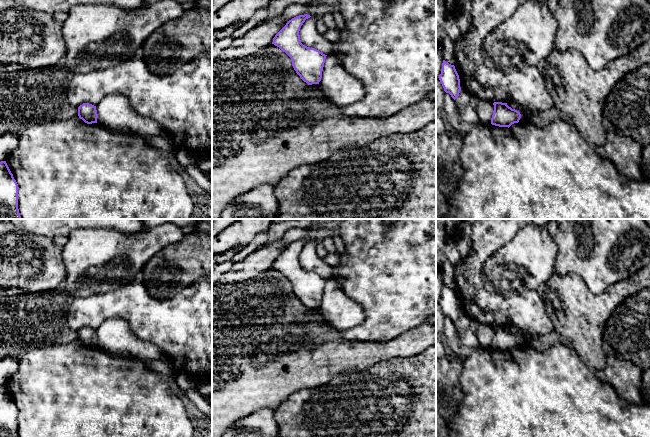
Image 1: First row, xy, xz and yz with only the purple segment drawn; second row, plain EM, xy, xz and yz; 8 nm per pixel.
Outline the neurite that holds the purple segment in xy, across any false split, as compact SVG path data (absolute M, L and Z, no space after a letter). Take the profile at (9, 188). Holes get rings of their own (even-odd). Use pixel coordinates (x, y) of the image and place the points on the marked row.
M6 161L0 162L0 219L22 219L18 209L18 184Z

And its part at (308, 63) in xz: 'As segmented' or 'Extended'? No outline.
As segmented

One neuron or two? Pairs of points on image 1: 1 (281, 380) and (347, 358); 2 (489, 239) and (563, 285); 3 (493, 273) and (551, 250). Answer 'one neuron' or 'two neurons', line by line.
1: one neuron
2: two neurons
3: one neuron

